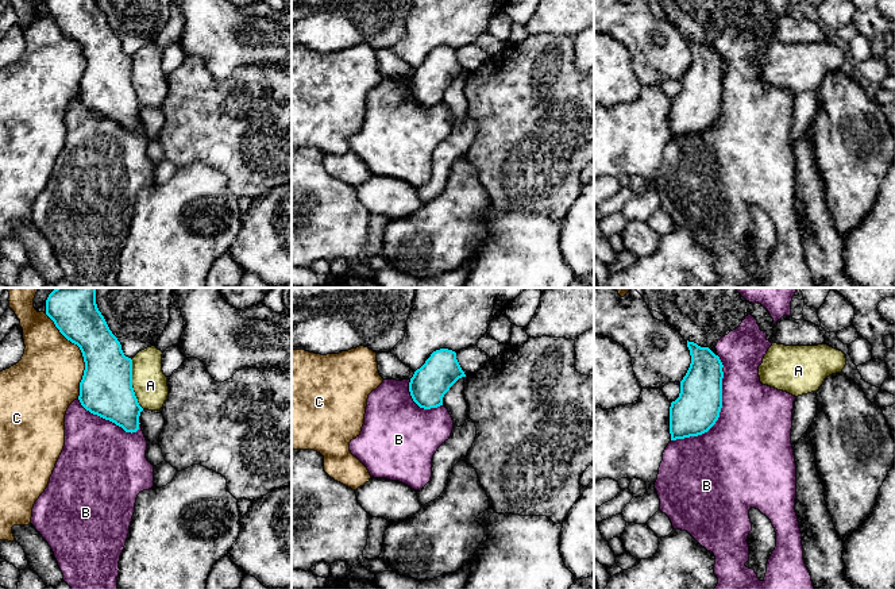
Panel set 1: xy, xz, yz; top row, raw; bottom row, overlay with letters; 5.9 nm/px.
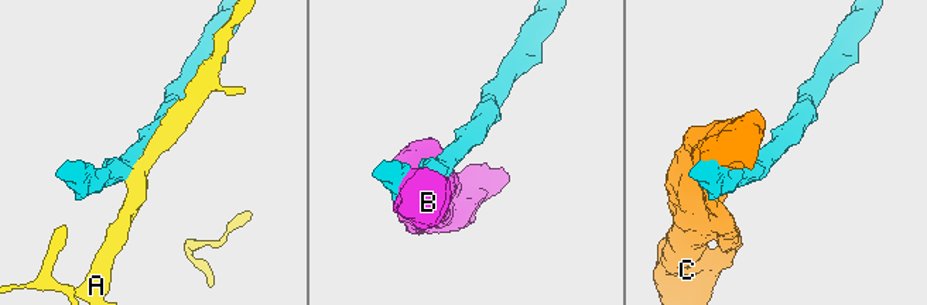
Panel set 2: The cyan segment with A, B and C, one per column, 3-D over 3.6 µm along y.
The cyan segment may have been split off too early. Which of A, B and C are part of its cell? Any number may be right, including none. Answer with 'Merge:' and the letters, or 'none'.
Merge: B

